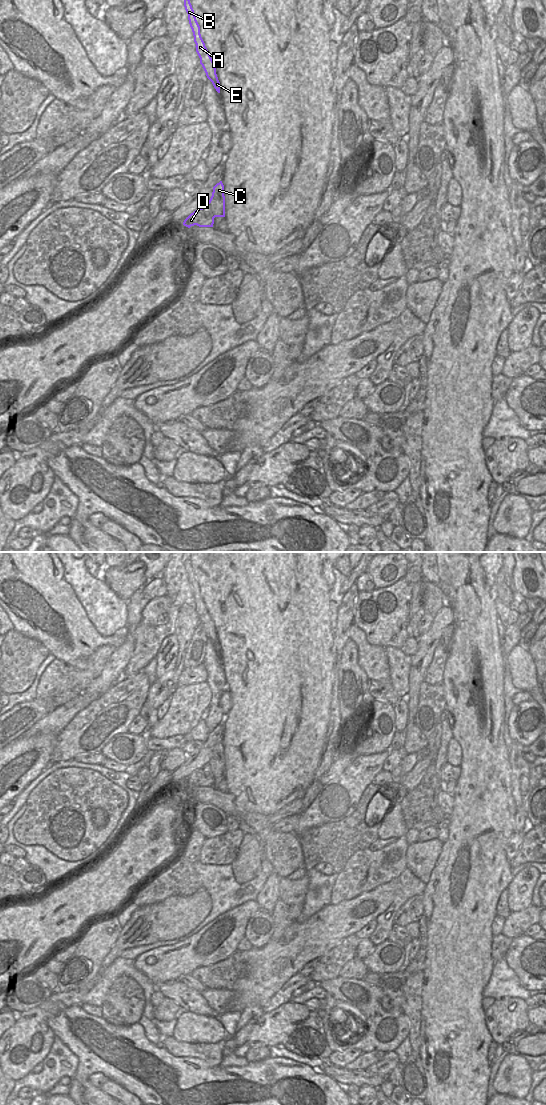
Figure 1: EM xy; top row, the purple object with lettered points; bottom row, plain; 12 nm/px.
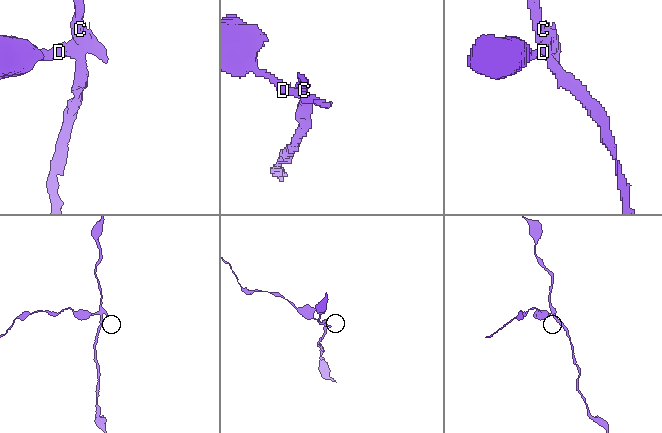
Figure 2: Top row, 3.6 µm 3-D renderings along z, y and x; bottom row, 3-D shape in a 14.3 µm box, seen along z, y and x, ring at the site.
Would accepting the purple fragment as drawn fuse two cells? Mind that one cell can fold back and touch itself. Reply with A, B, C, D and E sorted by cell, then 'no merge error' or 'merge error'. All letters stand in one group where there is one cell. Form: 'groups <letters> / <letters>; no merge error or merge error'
groups A B C E / D; merge error

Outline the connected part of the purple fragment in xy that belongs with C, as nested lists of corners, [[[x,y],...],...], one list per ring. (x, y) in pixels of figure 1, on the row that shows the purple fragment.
[[[222,181],[213,187],[212,196],[209,202],[205,204],[202,209],[212,212],[214,217],[225,217],[225,196]]]

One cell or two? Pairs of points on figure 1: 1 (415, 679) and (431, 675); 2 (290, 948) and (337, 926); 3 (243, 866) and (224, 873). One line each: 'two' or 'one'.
1: two
2: one
3: two

